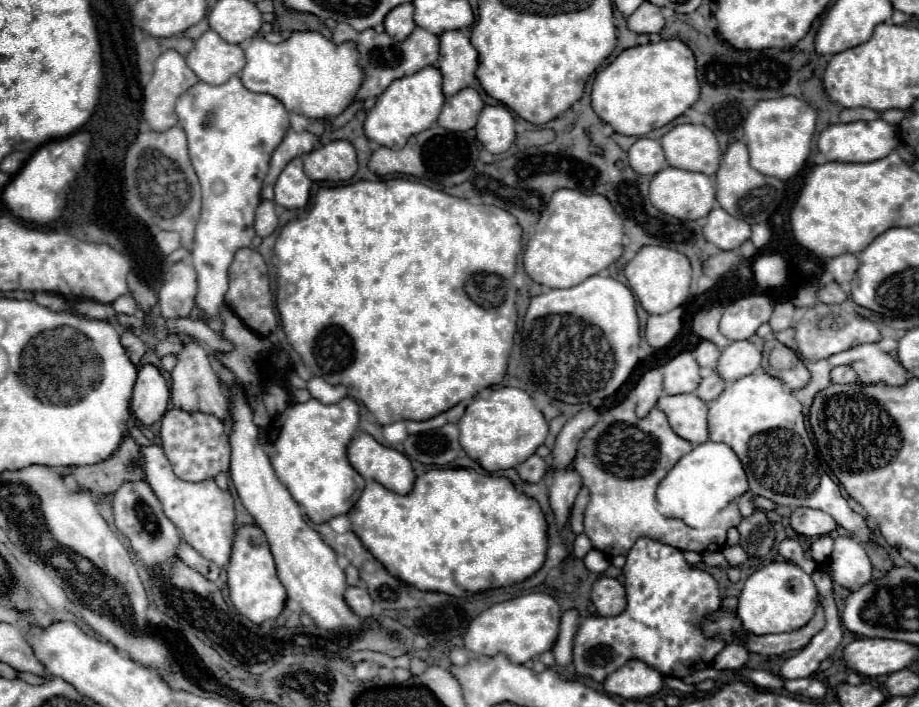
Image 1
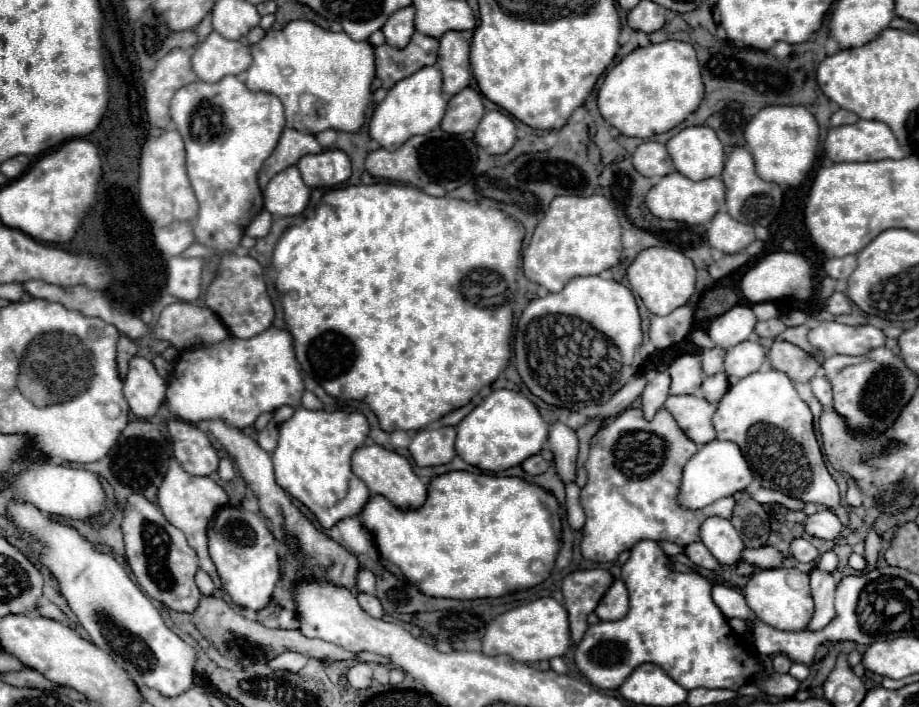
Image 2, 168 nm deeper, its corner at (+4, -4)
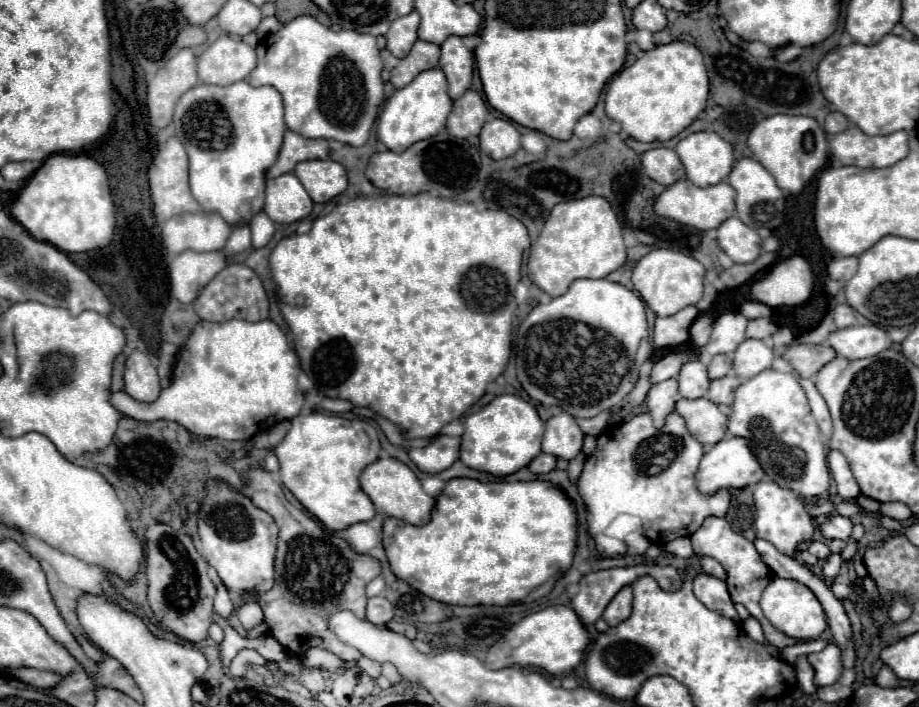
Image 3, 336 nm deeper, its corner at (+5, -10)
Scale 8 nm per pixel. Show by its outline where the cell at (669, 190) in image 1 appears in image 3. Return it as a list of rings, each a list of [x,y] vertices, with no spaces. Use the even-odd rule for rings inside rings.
[[[679,179],[677,183],[673,183],[673,187],[667,187],[657,197],[657,213],[699,231],[717,229],[725,219],[735,215],[735,191],[727,181],[711,187],[697,187],[689,179]]]

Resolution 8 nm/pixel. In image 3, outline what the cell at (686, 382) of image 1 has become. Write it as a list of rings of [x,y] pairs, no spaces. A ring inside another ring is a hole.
[[[689,361],[681,369],[679,377],[679,393],[687,399],[705,397],[709,391],[709,377],[707,377],[707,365],[703,361]]]

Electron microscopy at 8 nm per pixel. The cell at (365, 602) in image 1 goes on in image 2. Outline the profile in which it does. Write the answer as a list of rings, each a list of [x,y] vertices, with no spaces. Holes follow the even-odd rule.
[[[356,593],[356,599],[358,599],[360,607],[362,607],[370,617],[380,619],[380,617],[384,615],[382,605],[380,605],[380,601],[378,601],[374,595],[368,595],[368,593]]]

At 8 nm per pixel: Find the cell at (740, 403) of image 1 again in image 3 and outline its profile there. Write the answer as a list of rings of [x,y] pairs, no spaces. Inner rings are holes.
[[[765,369],[739,385],[729,415],[729,435],[749,441],[765,473],[781,487],[789,487],[811,499],[819,497],[829,487],[827,453],[819,427],[811,415],[807,397],[795,375],[777,369]]]

